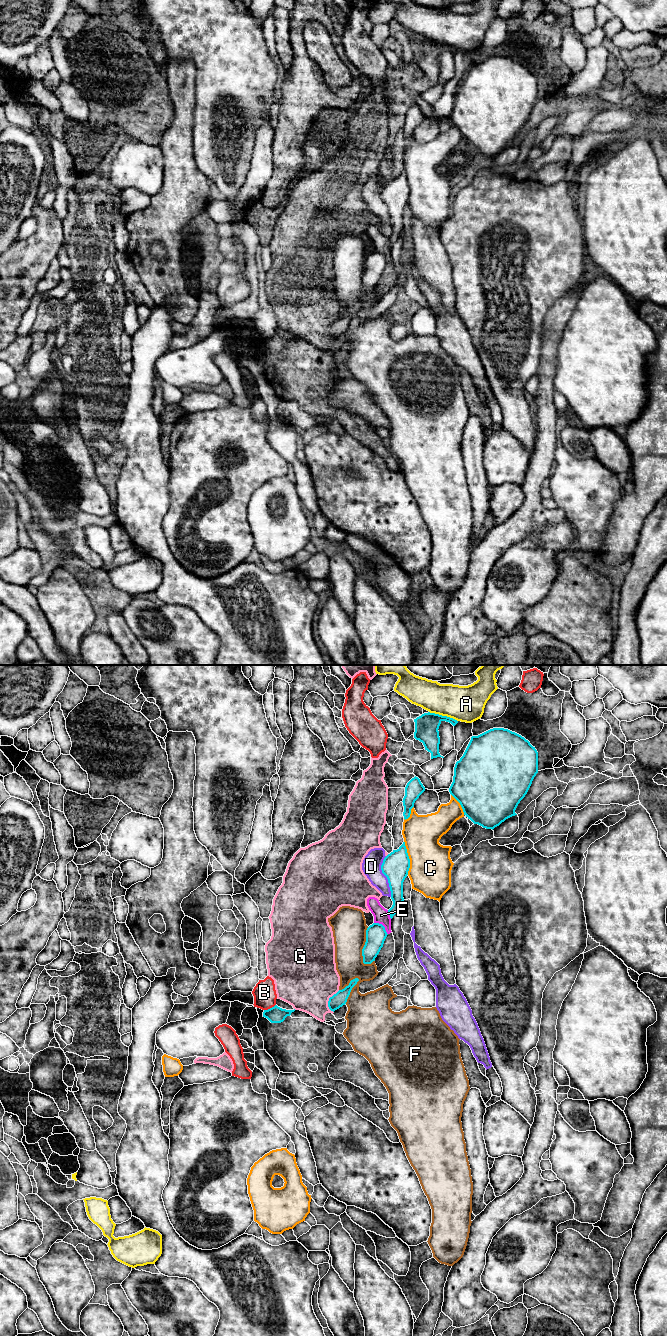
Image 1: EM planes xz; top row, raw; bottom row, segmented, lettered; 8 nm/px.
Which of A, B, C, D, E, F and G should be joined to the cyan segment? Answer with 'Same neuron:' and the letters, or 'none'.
Same neuron: none

